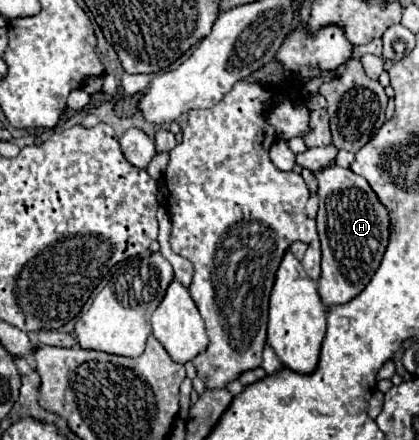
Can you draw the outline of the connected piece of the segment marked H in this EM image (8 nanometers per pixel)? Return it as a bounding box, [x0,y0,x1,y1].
[317,164,391,304]

